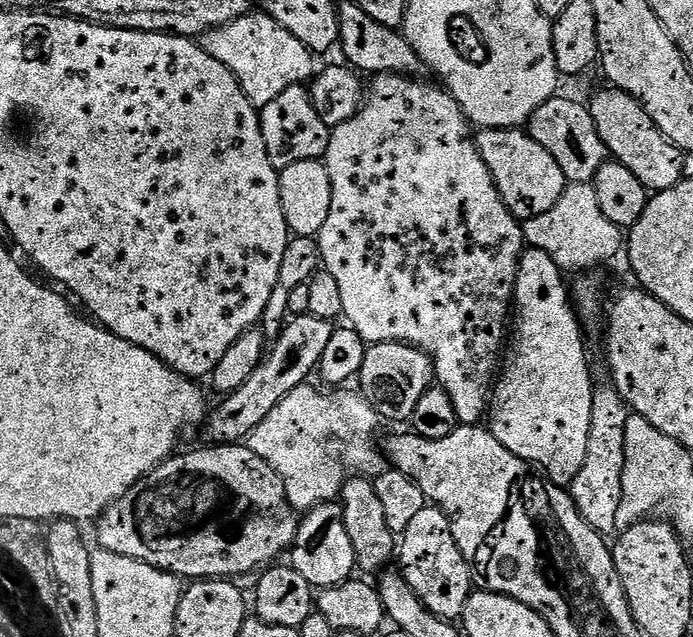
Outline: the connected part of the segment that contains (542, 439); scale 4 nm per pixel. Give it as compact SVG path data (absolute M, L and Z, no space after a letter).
M528 248L520 255L514 297L514 331L510 336L506 363L490 397L490 431L498 442L502 442L502 446L506 446L506 450L522 458L525 464L537 464L551 483L569 486L586 461L594 377L588 369L588 352L584 349L584 336L580 333L581 321L570 299L569 285L567 288L564 280L565 273L561 272L554 258L546 254L546 250Z

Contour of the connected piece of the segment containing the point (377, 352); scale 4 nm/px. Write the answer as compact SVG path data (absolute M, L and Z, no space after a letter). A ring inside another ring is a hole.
M382 342L370 344L364 349L362 366L358 377L359 395L363 396L367 404L380 415L381 421L404 420L411 421L422 394L433 387L436 371L431 358L420 348L412 344L398 342Z

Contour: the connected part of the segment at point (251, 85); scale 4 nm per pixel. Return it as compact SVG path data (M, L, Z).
M263 14L238 18L238 22L208 33L203 37L202 47L206 54L210 54L210 58L218 58L218 62L222 62L222 66L234 74L246 98L258 110L274 102L282 90L290 90L290 86L311 81L314 75L314 54L310 49L302 46L302 42L298 42L290 30L278 26L274 18Z

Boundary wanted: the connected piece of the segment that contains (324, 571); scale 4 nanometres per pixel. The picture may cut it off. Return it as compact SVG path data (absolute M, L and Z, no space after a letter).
M339 503L319 504L303 513L296 526L296 540L290 549L290 566L312 584L313 589L333 588L353 579L357 571L354 546L350 546L350 534L346 534L346 522L342 518Z

